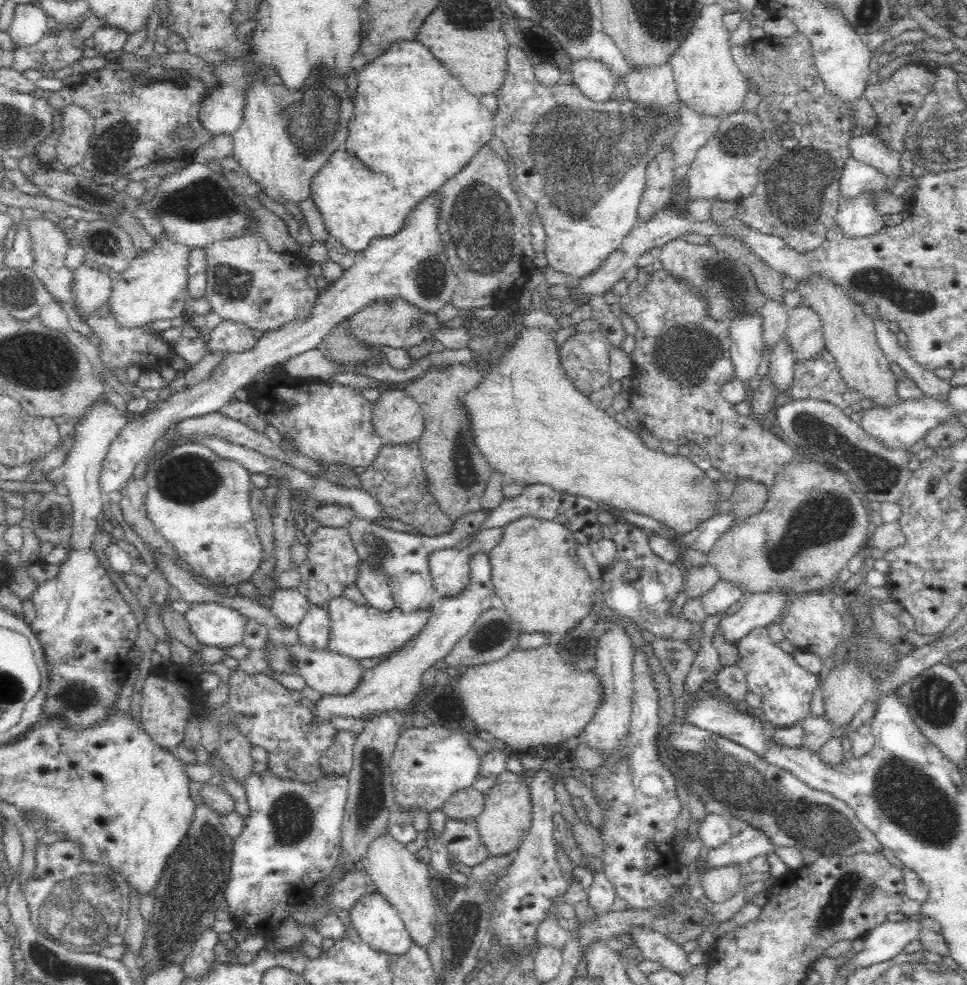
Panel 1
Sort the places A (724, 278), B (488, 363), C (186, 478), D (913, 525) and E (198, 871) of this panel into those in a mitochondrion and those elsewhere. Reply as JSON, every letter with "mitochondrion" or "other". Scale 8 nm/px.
{"A":"mitochondrion","B":"other","C":"mitochondrion","D":"other","E":"mitochondrion"}

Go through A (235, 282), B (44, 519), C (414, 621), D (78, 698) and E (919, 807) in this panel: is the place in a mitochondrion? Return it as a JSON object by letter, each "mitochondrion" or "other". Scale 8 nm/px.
{"A":"mitochondrion","B":"other","C":"other","D":"mitochondrion","E":"mitochondrion"}

